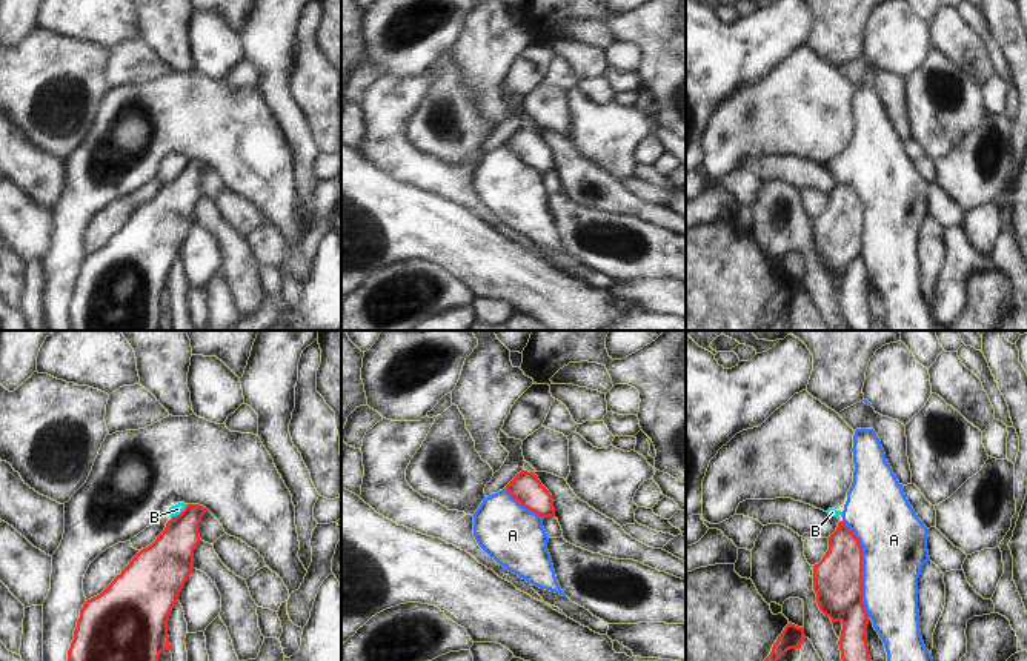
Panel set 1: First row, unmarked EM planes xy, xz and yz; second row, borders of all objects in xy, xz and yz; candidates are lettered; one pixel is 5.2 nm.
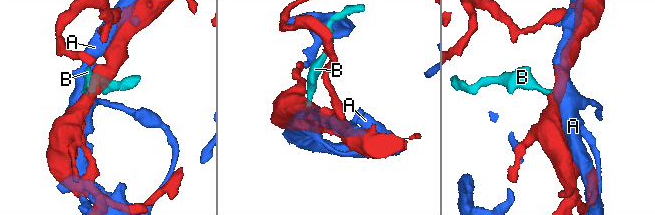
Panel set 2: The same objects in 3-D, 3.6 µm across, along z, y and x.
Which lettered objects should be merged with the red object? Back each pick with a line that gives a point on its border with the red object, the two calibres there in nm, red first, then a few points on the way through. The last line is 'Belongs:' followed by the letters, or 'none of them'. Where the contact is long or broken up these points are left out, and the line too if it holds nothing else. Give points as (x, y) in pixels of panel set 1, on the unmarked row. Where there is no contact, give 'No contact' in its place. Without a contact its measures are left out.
Belongs: none of them.

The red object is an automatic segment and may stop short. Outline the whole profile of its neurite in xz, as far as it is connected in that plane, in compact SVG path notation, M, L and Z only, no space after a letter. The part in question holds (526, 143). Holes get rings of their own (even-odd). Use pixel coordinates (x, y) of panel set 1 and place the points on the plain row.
M521 126L506 141L506 146L521 161L537 169L538 172L549 174L555 172L553 155L549 146L541 140L533 128Z

